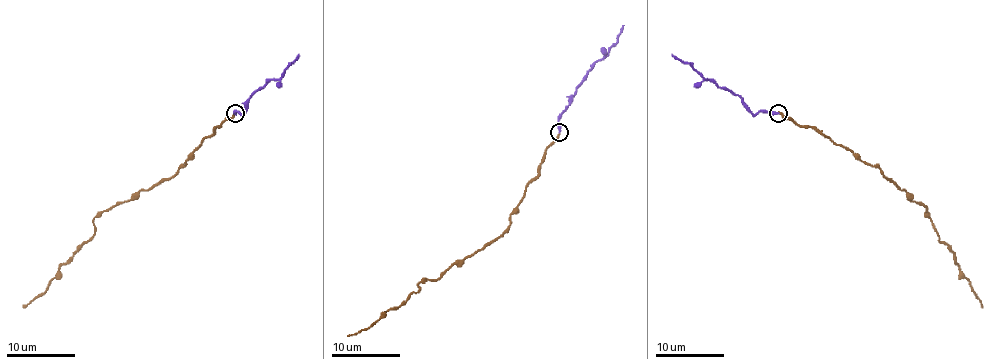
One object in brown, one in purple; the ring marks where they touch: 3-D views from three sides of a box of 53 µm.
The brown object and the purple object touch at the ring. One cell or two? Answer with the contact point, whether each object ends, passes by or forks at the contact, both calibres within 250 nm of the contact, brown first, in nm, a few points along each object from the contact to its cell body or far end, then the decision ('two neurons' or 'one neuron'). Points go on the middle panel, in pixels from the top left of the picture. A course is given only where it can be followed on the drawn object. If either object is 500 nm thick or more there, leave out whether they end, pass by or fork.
at (559, 132); brown ends there; purple ends there; 240 nm thick on the brown side, 320 nm on the other; brown runs (559, 131), (509, 227), (497, 239), (458, 260), (437, 279), (418, 284), (418, 291), (399, 306), (348, 336); purple runs (559, 131), (561, 112), (585, 74), (617, 42), (622, 25); one neuron

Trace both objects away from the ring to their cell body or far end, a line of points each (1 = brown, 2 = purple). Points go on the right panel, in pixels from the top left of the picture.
1: (778, 113), (798, 125), (817, 128), (836, 144), (848, 147), (925, 207), (982, 307)
2: (778, 113), (759, 111), (754, 114), (738, 95), (704, 78), (688, 63), (681, 63), (671, 54)

